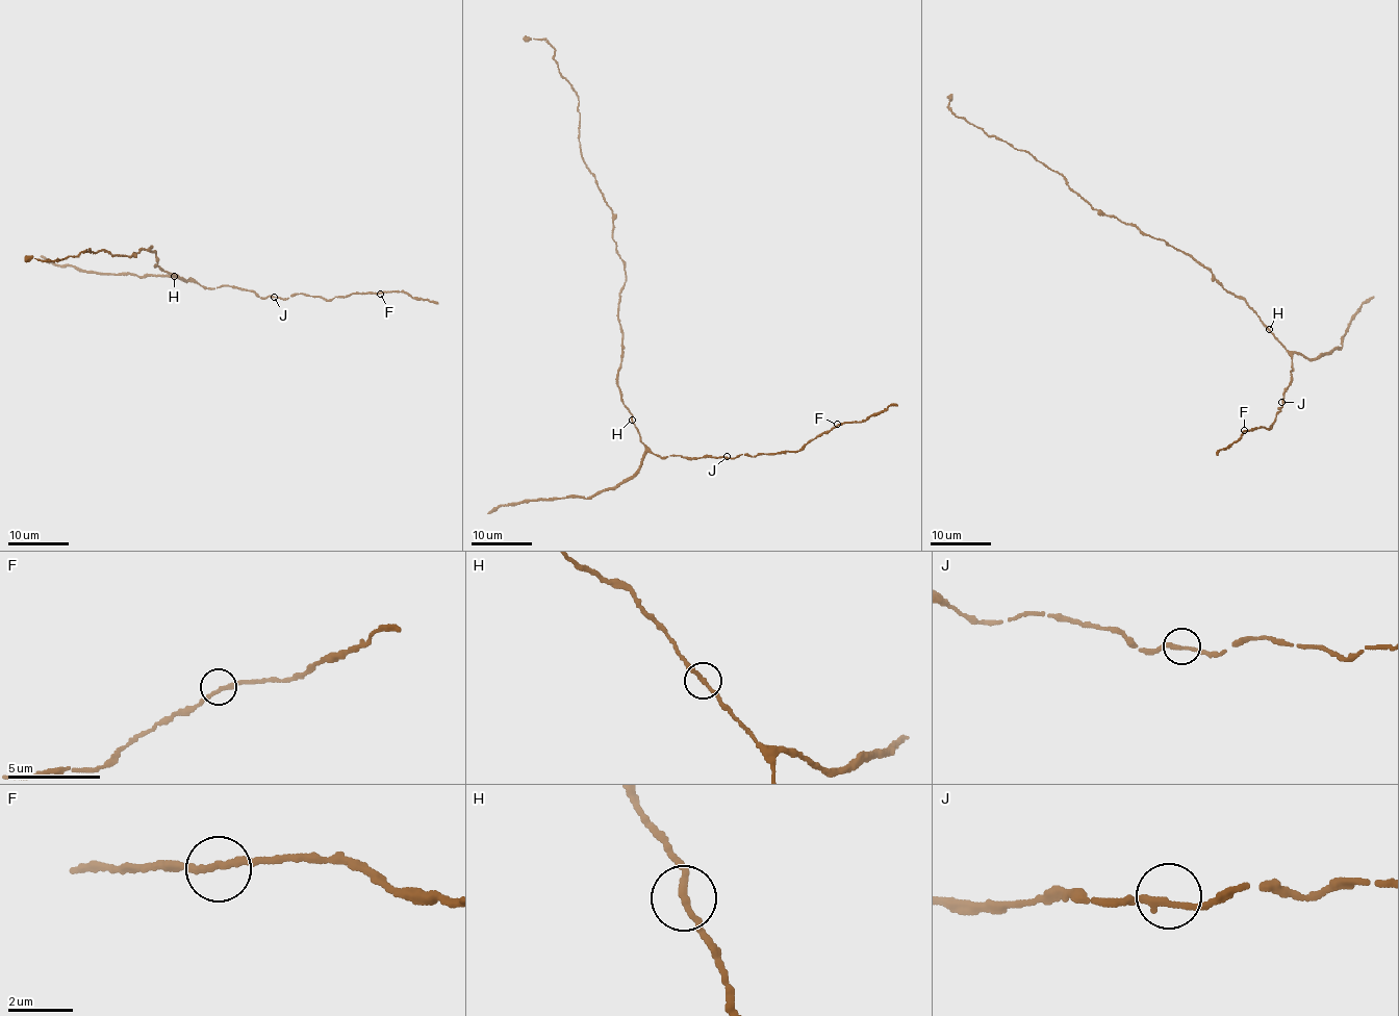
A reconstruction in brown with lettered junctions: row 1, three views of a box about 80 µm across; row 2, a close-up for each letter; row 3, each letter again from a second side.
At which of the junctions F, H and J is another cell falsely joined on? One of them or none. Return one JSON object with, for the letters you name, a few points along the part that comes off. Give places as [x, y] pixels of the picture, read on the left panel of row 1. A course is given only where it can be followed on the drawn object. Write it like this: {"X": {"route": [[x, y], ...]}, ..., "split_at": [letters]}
{"split_at": []}

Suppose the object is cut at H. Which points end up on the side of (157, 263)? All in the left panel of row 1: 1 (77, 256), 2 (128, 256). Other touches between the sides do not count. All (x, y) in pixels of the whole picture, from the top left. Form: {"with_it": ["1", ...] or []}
{"with_it": ["1", "2"]}

